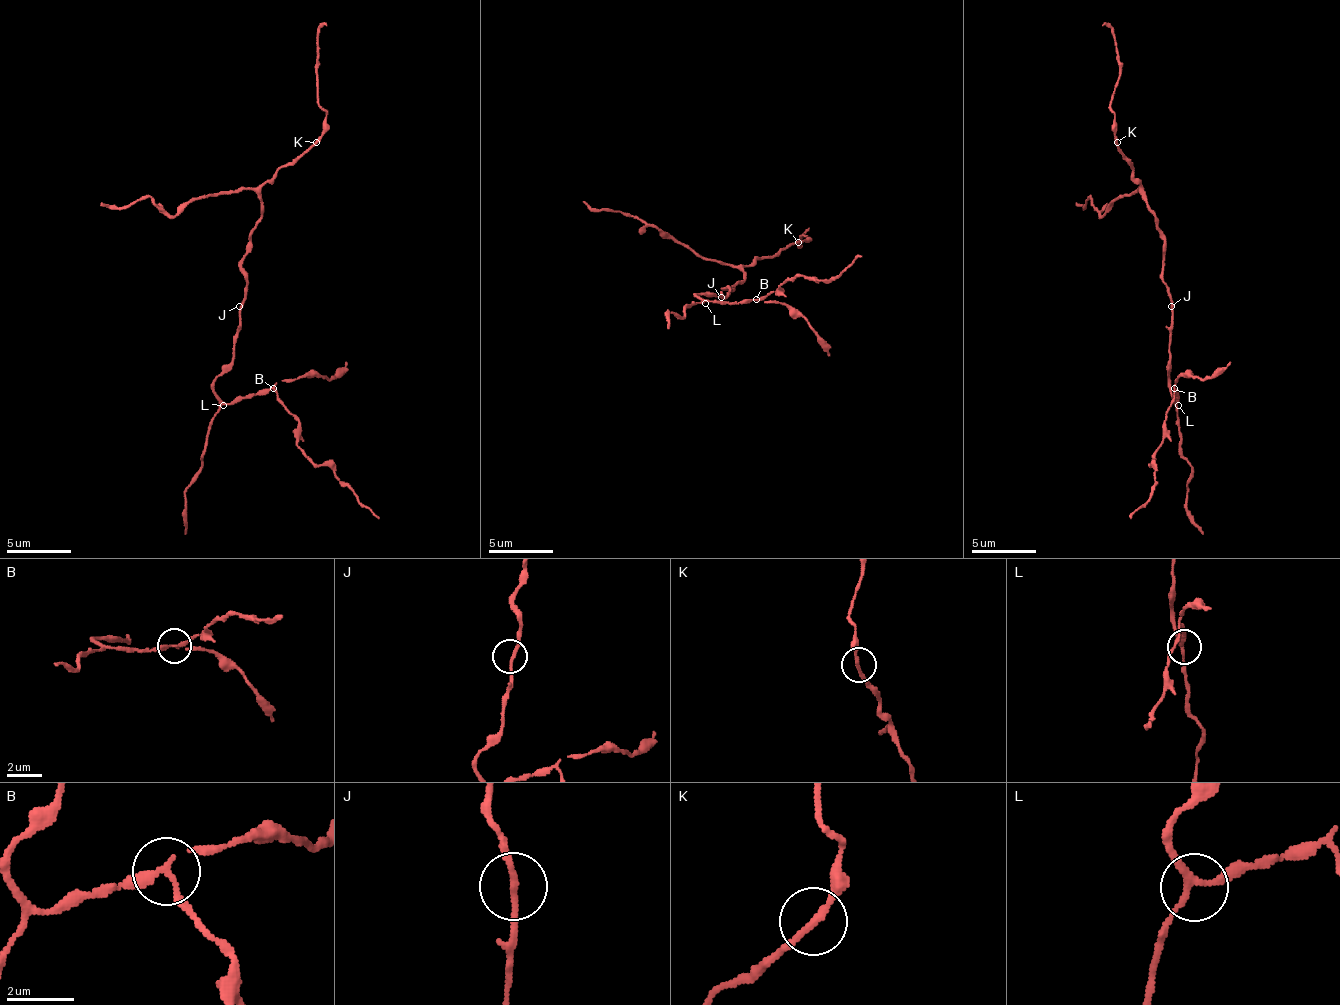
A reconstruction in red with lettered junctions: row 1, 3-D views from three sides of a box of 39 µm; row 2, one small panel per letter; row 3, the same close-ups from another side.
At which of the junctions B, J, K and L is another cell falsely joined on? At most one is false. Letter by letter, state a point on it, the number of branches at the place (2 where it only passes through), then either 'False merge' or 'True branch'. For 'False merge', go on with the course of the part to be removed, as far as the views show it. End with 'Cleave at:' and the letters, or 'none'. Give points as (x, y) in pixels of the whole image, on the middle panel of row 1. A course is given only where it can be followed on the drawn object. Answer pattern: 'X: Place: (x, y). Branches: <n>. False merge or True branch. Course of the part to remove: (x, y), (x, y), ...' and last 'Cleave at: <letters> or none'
B: Place: (756, 299). Branches: 3. False merge. Course of the part to remove: (757, 300), (779, 291), (798, 274), (837, 278), (862, 255)
J: Place: (721, 297). Branches: 2. True branch
K: Place: (798, 242). Branches: 2. True branch
L: Place: (705, 303). Branches: 3. True branch
Cleave at: B

